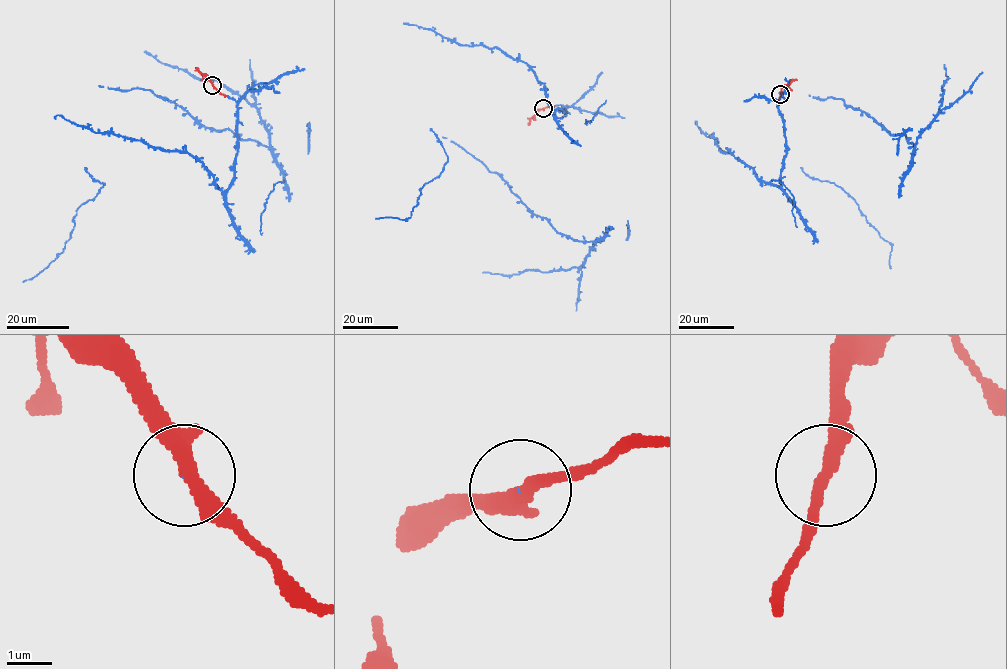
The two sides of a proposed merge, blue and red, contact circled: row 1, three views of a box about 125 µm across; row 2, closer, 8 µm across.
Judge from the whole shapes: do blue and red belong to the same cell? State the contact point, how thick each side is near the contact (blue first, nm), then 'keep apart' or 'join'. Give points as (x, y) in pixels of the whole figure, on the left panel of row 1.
(212, 85) | 20/320 nm | join

